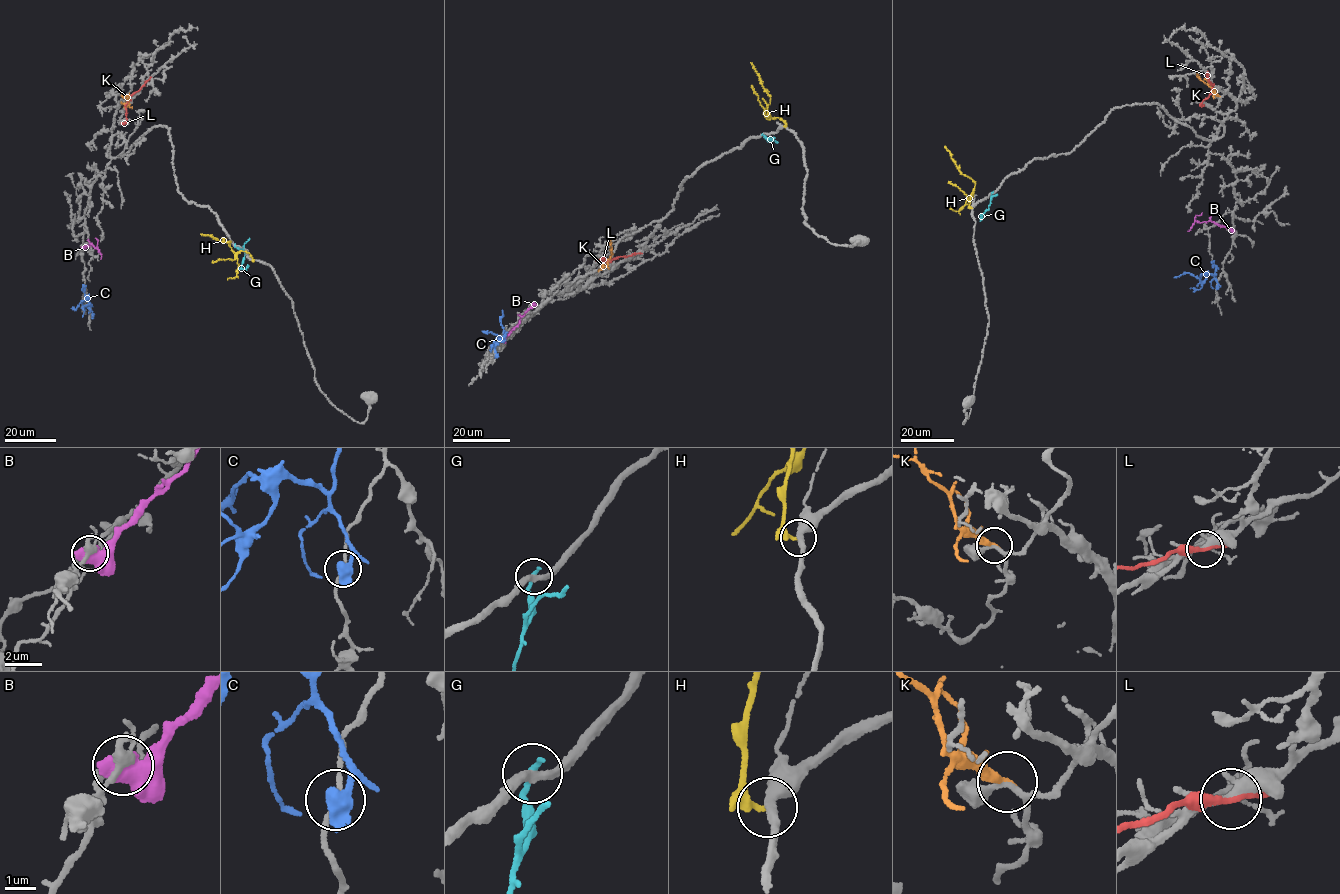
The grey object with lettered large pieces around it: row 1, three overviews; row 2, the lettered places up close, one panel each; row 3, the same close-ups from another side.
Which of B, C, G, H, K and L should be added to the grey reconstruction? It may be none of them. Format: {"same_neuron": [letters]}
{"same_neuron": []}

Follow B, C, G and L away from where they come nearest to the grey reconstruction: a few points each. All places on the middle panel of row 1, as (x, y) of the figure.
B: (502, 339), (535, 303)
C: (496, 354), (495, 345), (504, 334), (502, 310)
G: (761, 134), (769, 138), (769, 141), (766, 138), (774, 137)
L: (638, 253), (603, 262), (604, 258), (596, 260)

